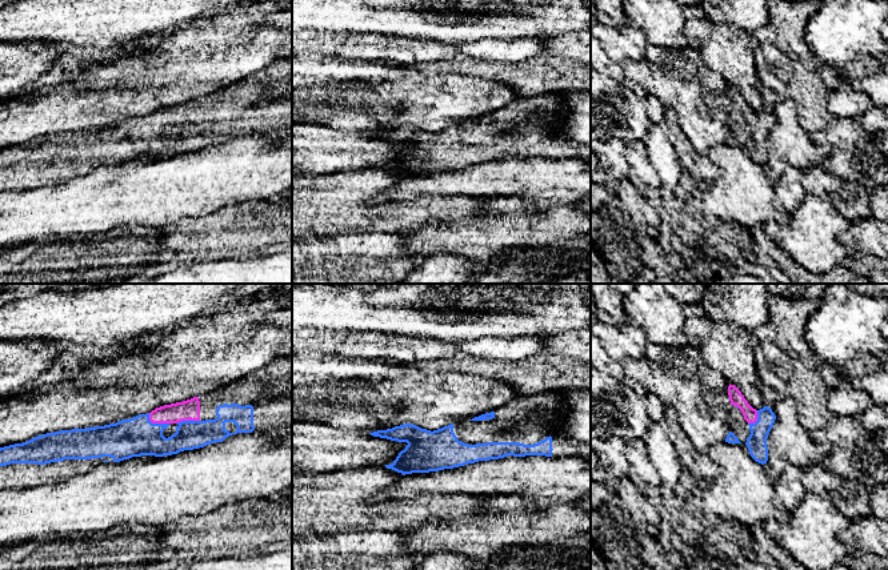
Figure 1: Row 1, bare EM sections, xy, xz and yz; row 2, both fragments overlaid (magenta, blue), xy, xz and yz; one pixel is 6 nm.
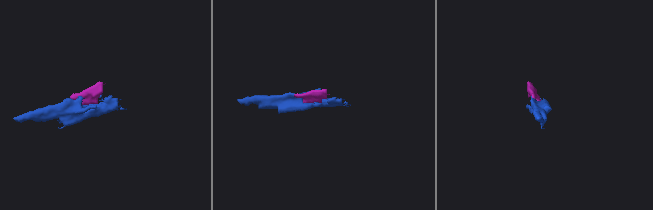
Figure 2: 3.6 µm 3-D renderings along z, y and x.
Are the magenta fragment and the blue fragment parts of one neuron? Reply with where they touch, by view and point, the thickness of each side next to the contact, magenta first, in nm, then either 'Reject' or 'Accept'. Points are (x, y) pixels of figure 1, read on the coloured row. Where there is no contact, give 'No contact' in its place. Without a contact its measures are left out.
Touches magenta at xy (156, 422). Thickness 120 nm (magenta) against 240 nm. Accept

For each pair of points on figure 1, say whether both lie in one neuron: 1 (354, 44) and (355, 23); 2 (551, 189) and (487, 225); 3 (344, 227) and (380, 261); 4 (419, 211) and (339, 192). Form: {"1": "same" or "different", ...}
{"1": "different", "2": "different", "3": "different", "4": "same"}

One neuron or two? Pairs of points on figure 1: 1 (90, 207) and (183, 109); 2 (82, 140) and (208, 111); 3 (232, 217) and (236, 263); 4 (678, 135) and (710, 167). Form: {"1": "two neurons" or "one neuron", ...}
{"1": "two neurons", "2": "one neuron", "3": "two neurons", "4": "one neuron"}

